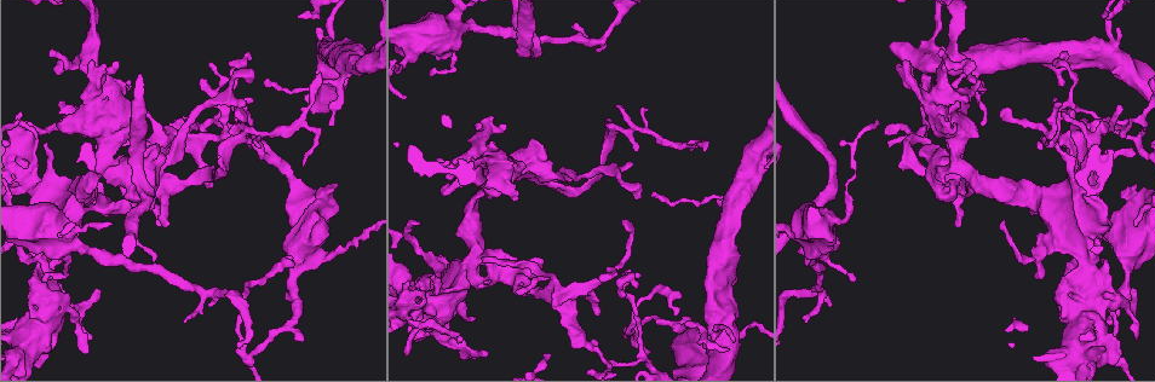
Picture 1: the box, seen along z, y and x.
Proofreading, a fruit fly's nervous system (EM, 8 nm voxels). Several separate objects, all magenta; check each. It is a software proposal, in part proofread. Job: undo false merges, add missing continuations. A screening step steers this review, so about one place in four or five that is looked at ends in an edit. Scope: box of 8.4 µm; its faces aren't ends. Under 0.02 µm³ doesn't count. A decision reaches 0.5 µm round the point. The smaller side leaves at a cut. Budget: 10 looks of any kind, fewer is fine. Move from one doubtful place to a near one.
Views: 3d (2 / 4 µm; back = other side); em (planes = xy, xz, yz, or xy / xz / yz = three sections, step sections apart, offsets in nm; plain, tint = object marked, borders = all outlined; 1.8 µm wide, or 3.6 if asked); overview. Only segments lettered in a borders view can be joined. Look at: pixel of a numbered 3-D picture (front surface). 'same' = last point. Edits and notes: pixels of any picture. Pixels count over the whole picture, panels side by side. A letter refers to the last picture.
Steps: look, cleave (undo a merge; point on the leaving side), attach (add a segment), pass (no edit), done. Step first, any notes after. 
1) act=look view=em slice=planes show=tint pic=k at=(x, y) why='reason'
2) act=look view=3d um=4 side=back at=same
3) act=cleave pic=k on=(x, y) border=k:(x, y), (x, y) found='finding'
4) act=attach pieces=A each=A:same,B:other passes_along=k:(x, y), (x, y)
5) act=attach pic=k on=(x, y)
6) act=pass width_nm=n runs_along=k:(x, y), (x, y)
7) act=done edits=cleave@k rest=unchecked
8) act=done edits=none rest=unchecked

act=look view=em slice=planes show=plain pic=1 at=(980, 80) why='an open end'

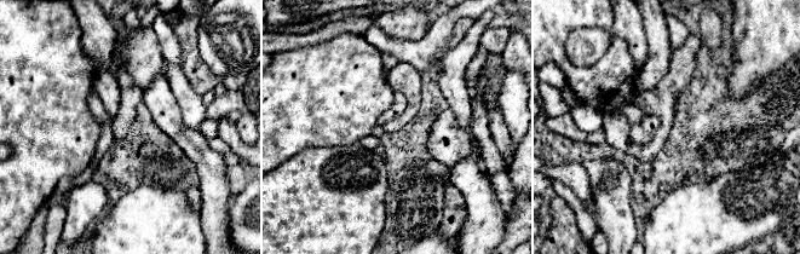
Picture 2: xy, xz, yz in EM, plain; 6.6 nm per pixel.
act=look view=em slice=planes show=borders at=same why='what lies round it'

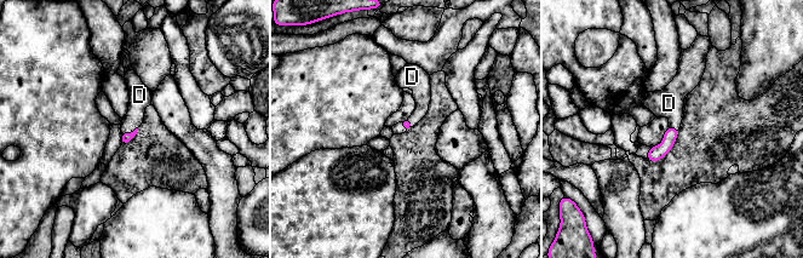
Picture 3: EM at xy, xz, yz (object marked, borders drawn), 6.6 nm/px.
act=attach pieces=D longest_contact=D:120nm each=D:same found='the neuron continues'

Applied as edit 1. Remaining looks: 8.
act=look view=overview

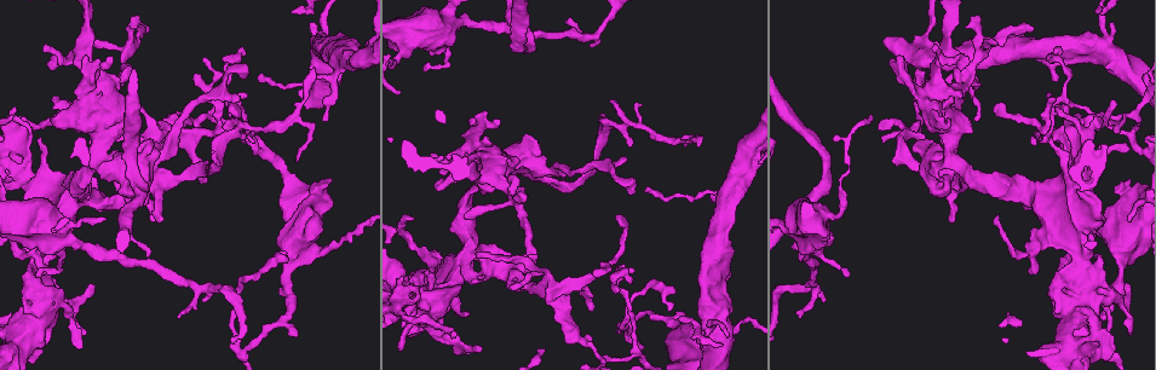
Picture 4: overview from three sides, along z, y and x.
act=look view=3d um=2 pic=4 at=(86, 54) why='an open end'

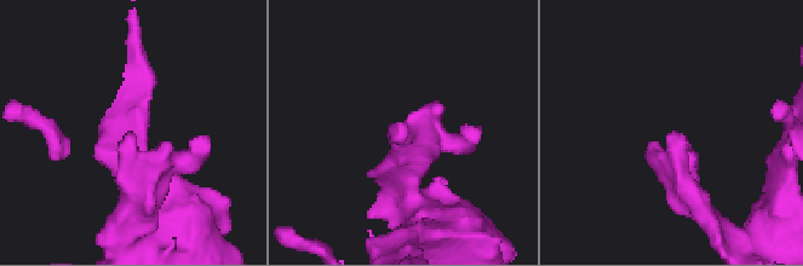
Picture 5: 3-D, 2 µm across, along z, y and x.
act=look view=em slice=xz step=16 show=plain pic=5 at=(131, 133)

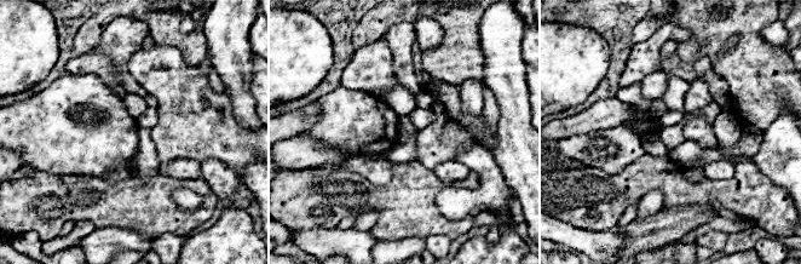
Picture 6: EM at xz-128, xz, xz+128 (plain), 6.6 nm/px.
act=look view=em slice=xz step=16 show=borders at=same why='what lies round it'

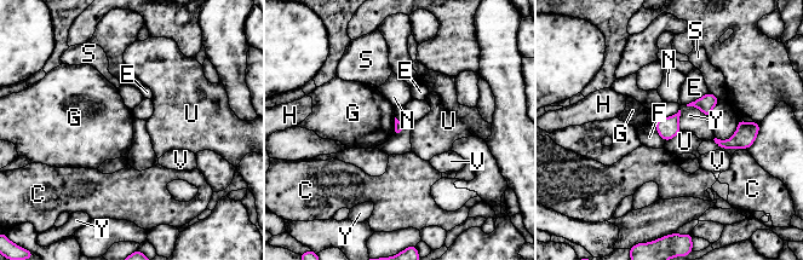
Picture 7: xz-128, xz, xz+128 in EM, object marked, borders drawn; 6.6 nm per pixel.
act=pass each=C:other,E:other,F:other,G:other,H:other,N:other,S:other,U:other,V:other,Y:other border=7:(395, 117), (393, 134) found='none of them fits'

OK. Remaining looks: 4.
act=look view=3d um=2 side=back pic=4 at=(555, 297) why='sudden change in width'

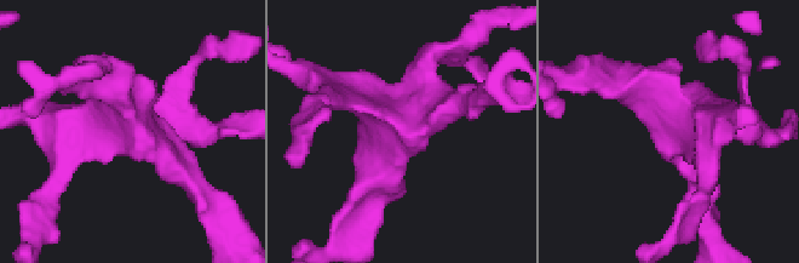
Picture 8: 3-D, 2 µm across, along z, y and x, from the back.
act=look view=em slice=planes show=borders pic=8 at=(401, 131) why='shape alone is not enough'

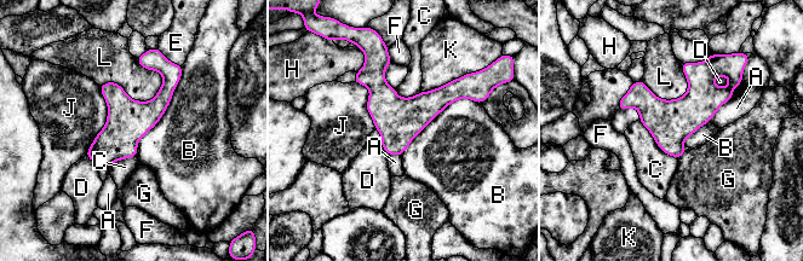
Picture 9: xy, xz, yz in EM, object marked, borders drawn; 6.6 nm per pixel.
act=pass each=A:other,B:other,C:other,D:other,E:other,F:other,G:other,H:other,J:other,K:other,L:other border=9:(182, 65), (135, 156) found='continuous, no second neuron'

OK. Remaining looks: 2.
act=done edits=attach@3 rest=unchecked

